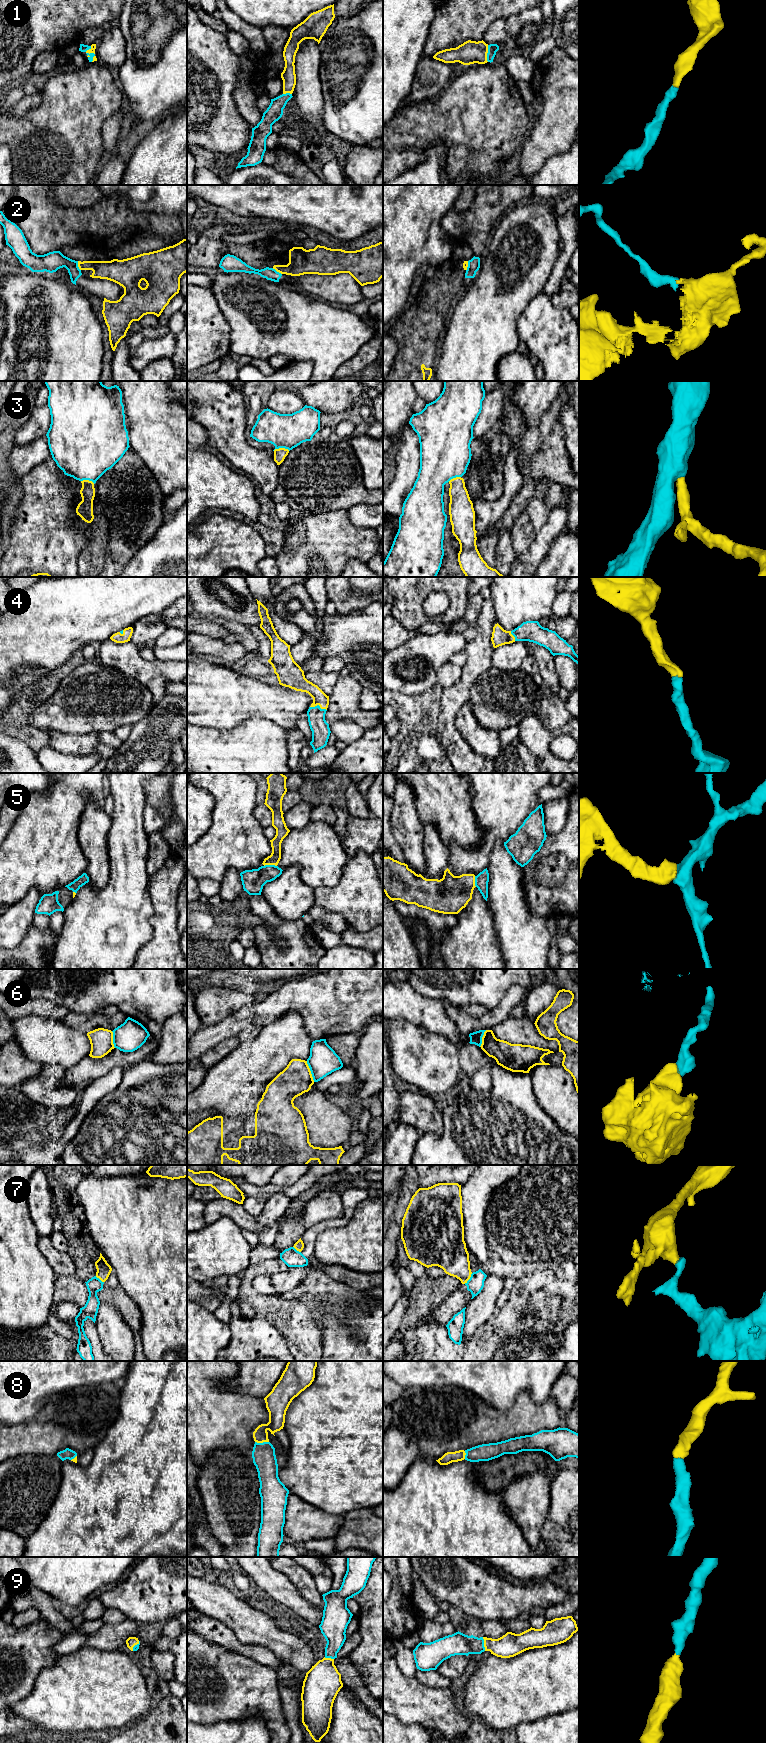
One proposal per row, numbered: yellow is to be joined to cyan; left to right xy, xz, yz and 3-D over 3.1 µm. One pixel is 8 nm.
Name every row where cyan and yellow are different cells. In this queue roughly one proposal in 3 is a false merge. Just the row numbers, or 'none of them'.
2, 6, 7

